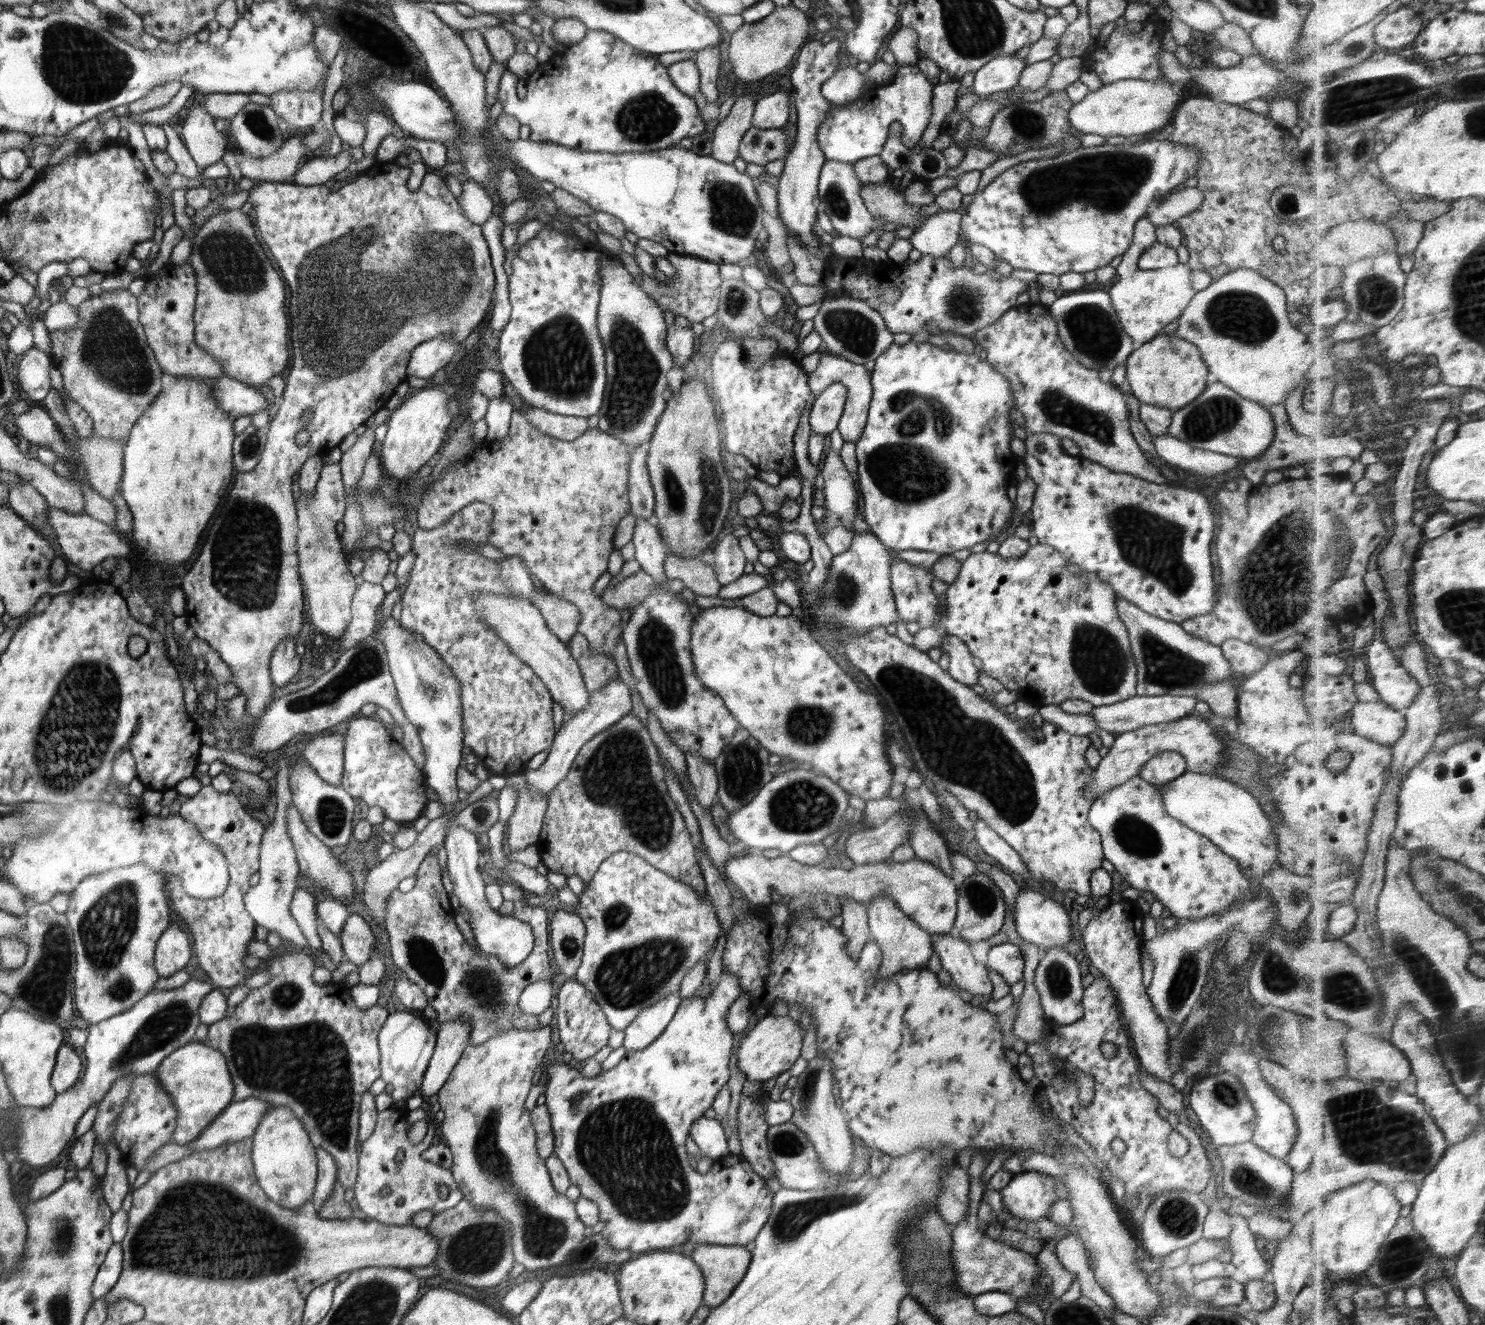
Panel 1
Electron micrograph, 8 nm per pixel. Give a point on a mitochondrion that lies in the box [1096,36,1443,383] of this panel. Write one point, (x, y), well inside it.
(1345, 104)

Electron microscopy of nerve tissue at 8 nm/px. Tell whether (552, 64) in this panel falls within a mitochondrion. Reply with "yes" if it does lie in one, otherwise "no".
no

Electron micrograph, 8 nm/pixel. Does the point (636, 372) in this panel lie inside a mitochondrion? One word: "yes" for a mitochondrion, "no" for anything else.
yes

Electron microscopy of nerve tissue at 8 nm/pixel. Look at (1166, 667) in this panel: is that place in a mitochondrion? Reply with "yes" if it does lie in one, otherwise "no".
yes

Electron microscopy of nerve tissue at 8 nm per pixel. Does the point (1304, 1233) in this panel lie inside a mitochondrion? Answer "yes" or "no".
no

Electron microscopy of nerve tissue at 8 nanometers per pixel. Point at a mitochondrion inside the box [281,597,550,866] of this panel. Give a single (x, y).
(365, 665)

